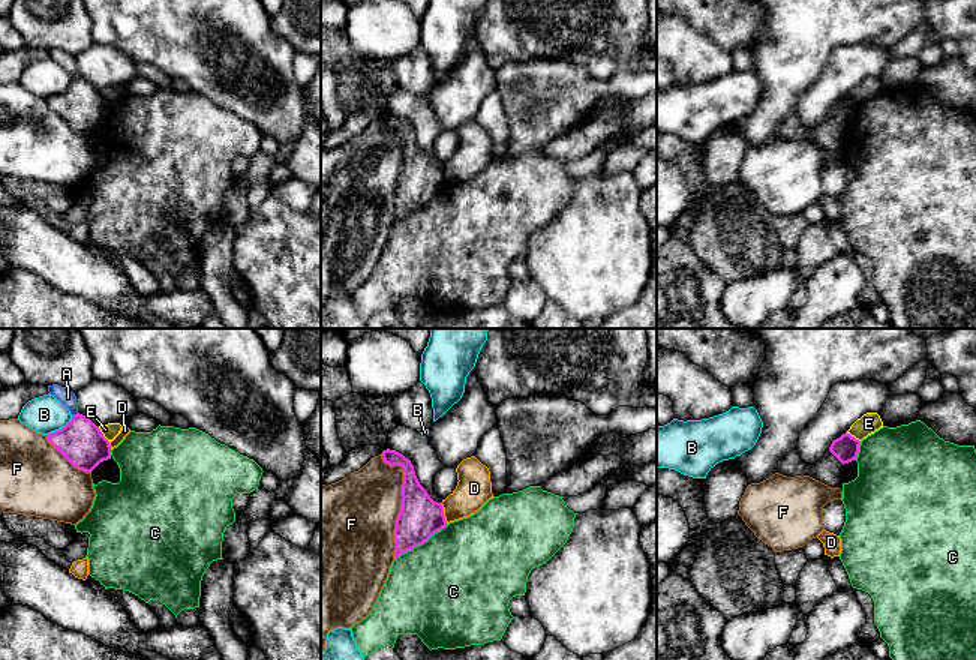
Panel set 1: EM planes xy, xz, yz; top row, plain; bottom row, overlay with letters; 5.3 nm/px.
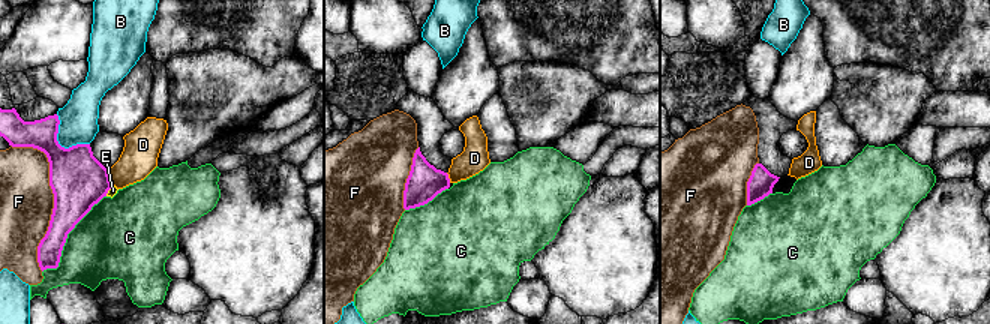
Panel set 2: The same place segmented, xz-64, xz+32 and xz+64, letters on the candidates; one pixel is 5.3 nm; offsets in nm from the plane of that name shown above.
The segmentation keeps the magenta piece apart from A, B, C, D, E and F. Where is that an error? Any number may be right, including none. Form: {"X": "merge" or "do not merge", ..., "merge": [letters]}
{"A": "do not merge", "B": "do not merge", "C": "do not merge", "D": "do not merge", "E": "do not merge", "F": "do not merge", "merge": []}

